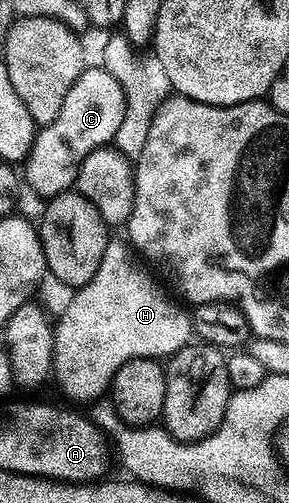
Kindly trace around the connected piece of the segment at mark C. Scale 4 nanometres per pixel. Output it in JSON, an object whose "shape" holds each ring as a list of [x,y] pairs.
{"shape":[[[100,64],[90,65],[81,73],[79,80],[67,92],[67,100],[63,100],[63,108],[60,109],[59,116],[49,126],[40,127],[36,131],[33,140],[33,151],[29,154],[27,163],[24,165],[23,178],[29,181],[29,186],[37,194],[42,194],[42,199],[48,200],[61,194],[64,190],[74,189],[77,185],[79,168],[87,156],[91,156],[96,150],[108,147],[113,141],[113,137],[119,129],[119,124],[124,116],[124,92],[119,81],[104,69]]]}

